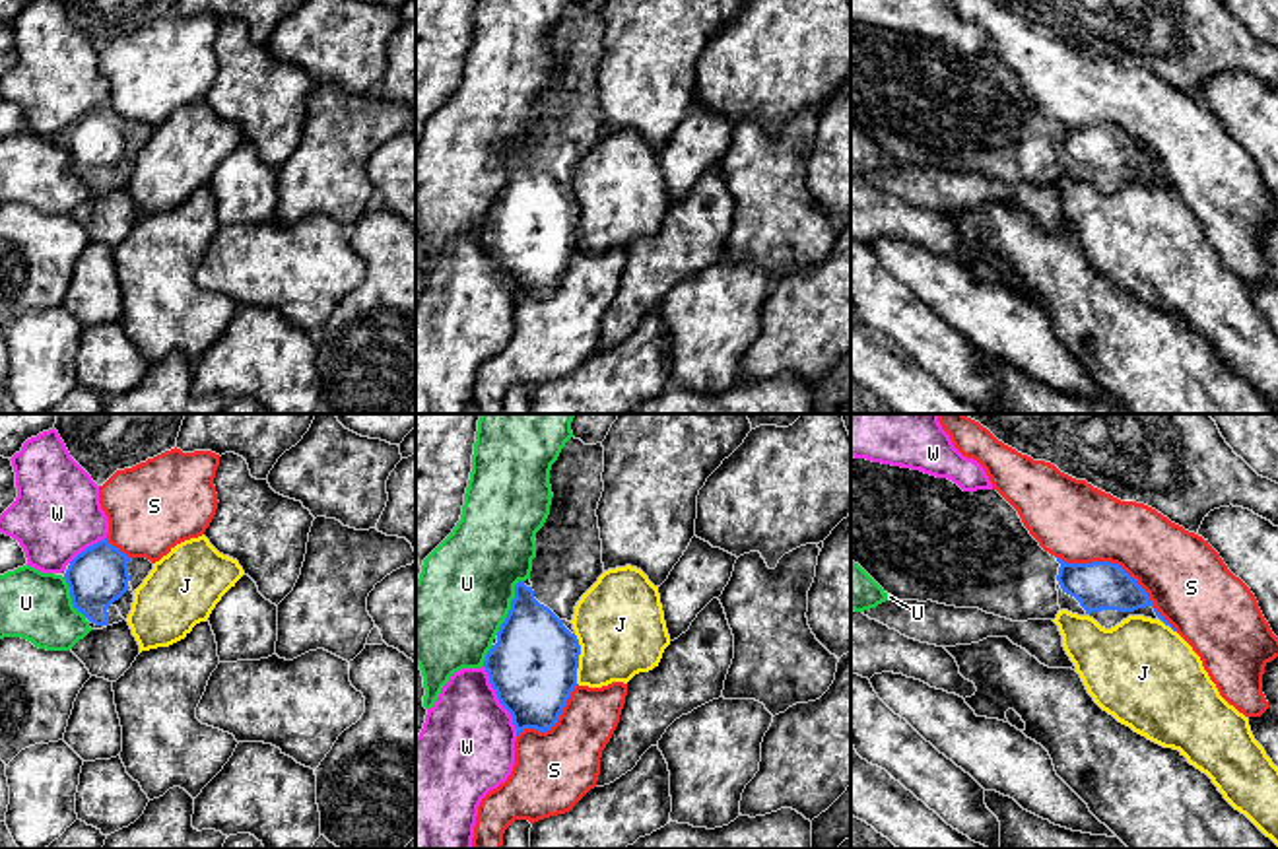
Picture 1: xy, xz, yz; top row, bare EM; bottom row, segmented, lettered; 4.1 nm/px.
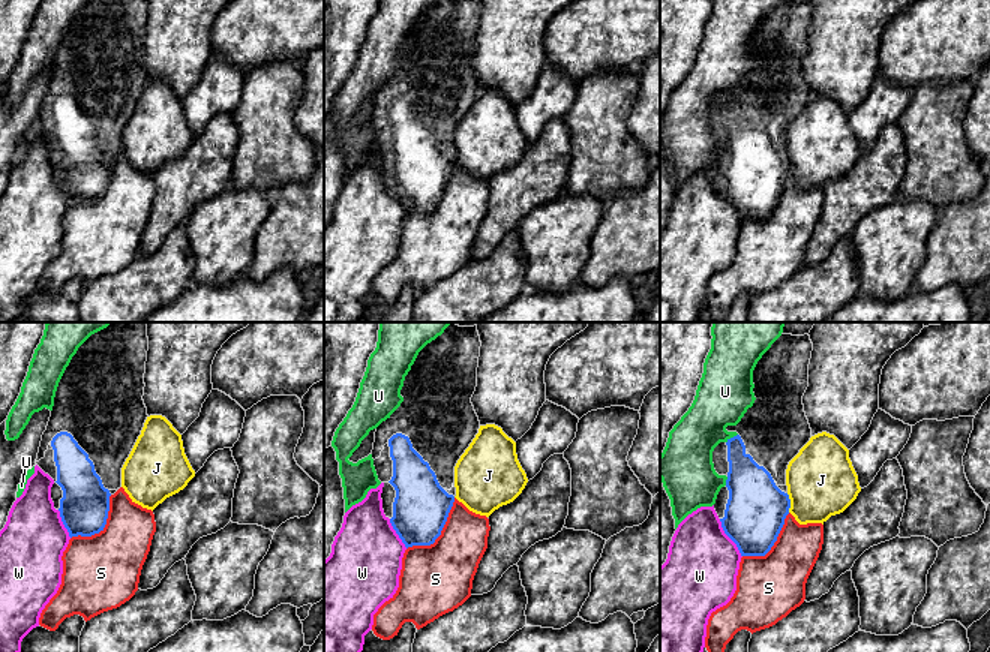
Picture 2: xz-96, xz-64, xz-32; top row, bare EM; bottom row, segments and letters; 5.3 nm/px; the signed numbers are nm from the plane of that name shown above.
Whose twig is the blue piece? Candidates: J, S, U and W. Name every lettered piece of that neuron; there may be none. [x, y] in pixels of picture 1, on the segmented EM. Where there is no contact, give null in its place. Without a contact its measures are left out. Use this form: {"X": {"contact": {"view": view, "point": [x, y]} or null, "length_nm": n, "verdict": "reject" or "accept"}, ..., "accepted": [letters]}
{"J": {"contact": {"view": "xz", "point": [577, 659]}, "length_nm": 200, "verdict": "reject"}, "S": {"contact": {"view": "yz", "point": [1121, 568]}, "length_nm": 600, "verdict": "reject"}, "U": {"contact": {"view": "xz", "point": [511, 607]}, "length_nm": 260, "verdict": "reject"}, "W": {"contact": {"view": "xz", "point": [500, 702]}, "length_nm": 320, "verdict": "reject"}, "accepted": []}

